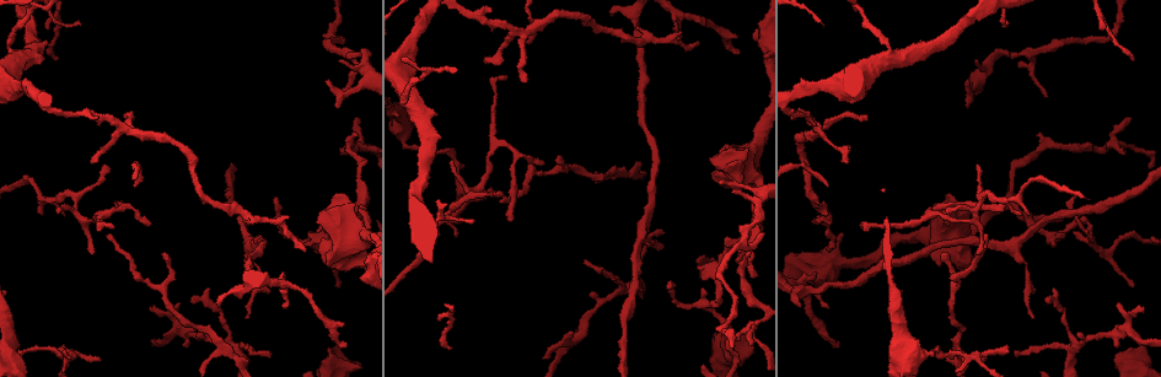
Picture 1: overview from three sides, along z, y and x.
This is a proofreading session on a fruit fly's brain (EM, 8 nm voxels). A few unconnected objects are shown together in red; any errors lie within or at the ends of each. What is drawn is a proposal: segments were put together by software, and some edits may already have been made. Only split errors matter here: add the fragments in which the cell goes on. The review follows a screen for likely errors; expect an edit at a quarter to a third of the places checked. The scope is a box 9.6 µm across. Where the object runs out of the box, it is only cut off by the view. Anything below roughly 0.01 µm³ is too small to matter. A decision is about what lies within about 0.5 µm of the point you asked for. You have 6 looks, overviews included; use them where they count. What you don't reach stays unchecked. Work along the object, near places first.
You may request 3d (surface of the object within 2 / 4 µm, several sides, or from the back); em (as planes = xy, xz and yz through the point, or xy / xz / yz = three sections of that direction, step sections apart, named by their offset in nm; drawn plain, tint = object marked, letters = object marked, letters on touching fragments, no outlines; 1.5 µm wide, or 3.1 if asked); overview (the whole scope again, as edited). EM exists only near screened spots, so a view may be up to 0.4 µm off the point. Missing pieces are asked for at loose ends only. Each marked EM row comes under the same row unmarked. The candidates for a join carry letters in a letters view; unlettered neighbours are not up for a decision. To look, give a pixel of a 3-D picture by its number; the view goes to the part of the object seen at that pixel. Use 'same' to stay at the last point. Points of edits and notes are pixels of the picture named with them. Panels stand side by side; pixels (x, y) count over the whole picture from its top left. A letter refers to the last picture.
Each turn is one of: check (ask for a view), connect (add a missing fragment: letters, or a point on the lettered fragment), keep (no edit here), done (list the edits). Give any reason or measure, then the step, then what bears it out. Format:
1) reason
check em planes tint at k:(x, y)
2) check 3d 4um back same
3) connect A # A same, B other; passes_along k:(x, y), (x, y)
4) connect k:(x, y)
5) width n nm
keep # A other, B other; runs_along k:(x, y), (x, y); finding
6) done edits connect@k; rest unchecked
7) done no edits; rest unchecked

an open end
check 3d 4um at 1:(1125, 153)

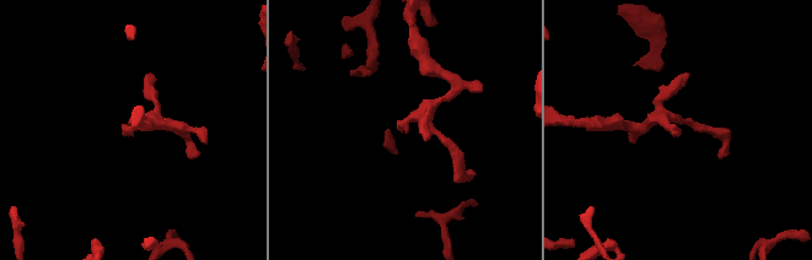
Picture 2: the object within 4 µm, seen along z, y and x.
check em xy step 8 tint at 2:(401, 129)

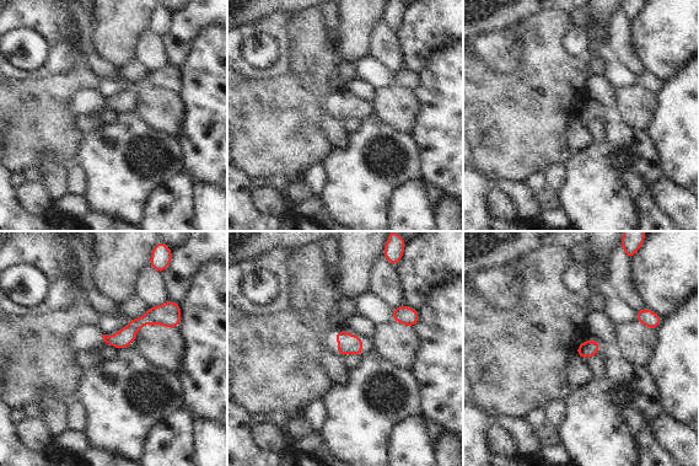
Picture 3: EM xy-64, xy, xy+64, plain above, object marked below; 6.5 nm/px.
check em planes letters same

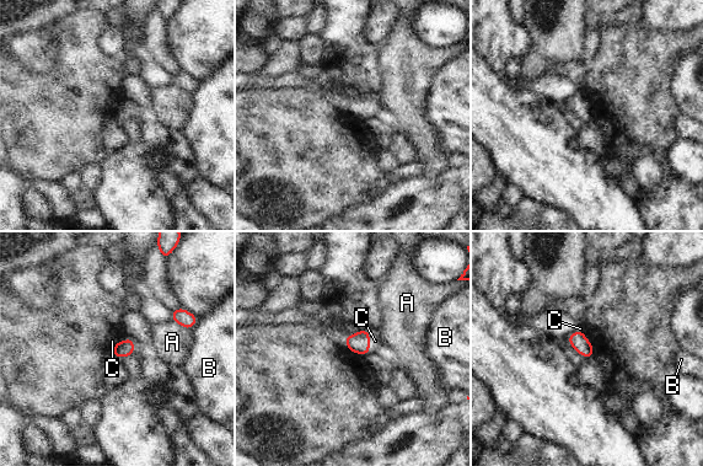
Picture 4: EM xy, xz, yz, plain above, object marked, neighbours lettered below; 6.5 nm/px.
width 100 nm
connect C # A other, B other, C same; passes_along 4:(121, 349), (117, 342), (112, 341); it goes on there

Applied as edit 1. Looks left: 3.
redraw
check overview

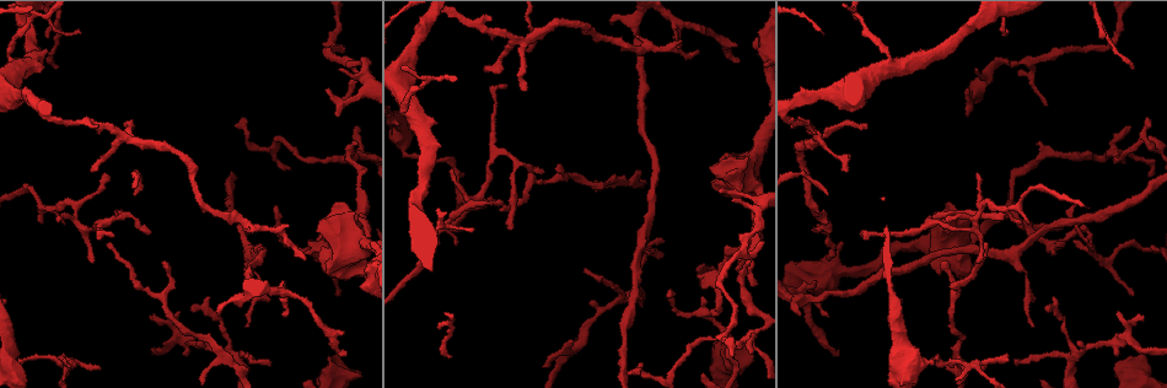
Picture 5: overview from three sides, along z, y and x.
an open end
check 3d 2um at 5:(1018, 364)

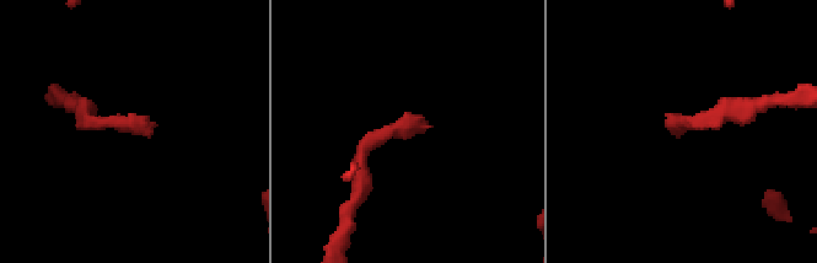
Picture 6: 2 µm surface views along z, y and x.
check em planes letters at 6:(155, 122)

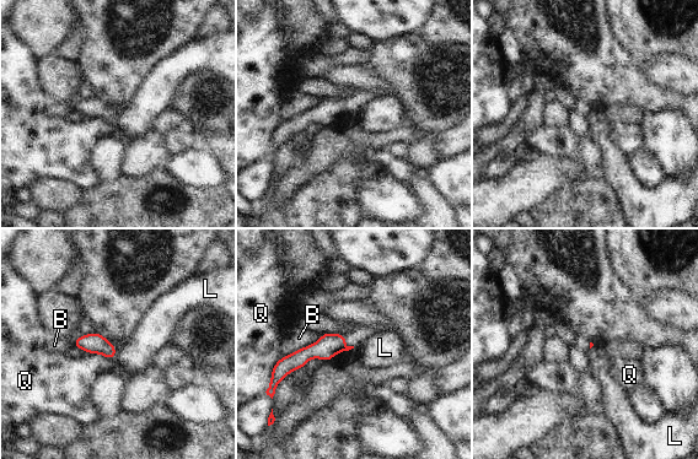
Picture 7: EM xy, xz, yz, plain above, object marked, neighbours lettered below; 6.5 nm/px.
keep # B other, L other, Q other; no lettered fragment goes on from it

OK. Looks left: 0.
done edits connect@4; rest unchecked

